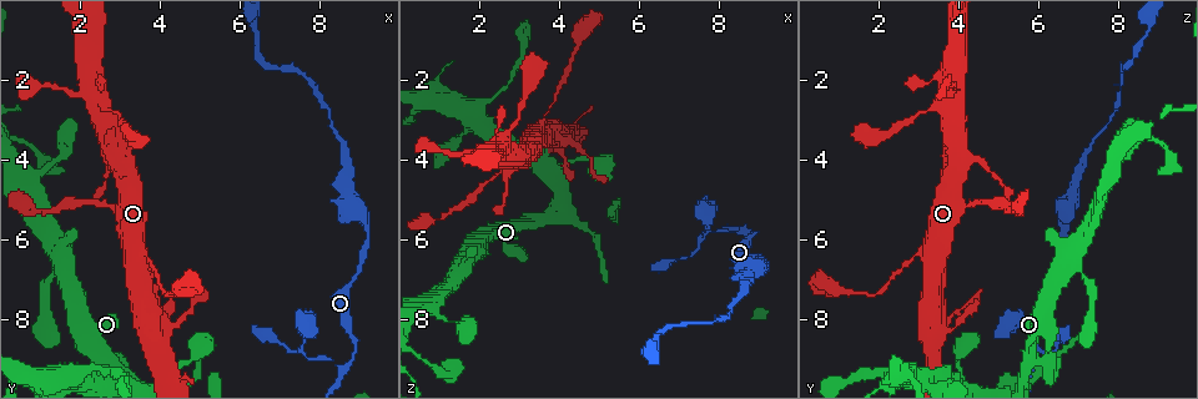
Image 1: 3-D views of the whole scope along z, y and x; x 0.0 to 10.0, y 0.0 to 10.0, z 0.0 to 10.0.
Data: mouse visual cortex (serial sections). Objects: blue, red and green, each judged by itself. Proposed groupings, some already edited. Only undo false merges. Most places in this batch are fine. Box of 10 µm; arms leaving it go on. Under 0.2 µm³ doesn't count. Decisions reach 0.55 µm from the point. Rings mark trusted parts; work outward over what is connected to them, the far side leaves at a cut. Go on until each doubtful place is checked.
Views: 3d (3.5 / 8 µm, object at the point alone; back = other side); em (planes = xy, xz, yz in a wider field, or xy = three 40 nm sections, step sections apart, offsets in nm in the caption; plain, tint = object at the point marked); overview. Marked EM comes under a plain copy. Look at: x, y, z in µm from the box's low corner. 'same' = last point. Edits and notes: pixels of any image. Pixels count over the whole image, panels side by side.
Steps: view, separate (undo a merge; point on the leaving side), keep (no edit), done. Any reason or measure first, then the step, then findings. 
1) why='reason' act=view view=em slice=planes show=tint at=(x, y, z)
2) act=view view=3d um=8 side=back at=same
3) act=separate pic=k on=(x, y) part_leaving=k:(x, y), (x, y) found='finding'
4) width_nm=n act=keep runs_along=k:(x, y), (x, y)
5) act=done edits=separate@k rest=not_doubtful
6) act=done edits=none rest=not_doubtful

why='three arms meet' act=view view=3d um=8 at=(8.65, 9.30, 5.75)

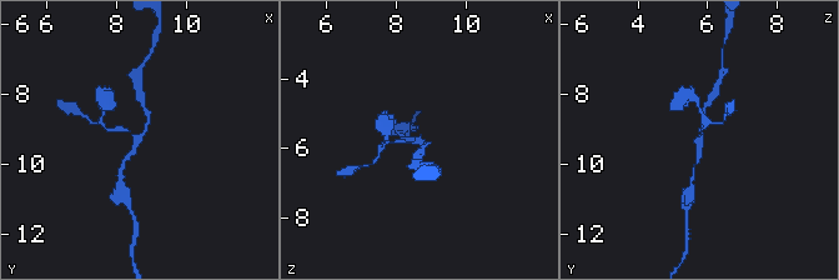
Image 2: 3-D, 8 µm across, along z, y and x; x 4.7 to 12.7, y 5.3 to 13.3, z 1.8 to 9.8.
arms=3 arm_widths_nm=150,150,150 why='now the EM' act=view view=em slice=xy step=3 show=tint at=same

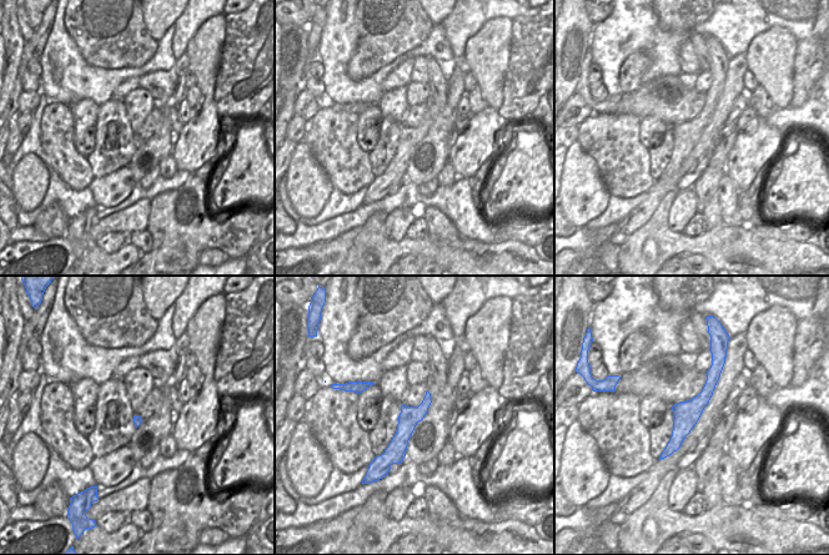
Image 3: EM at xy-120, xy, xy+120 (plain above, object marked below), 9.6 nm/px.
act=keep runs_along=3:(717, 368), (666, 453) found='continuous, no second cell'

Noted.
act=view view=em slice=xy step=5 show=tint at=(7.55, 8.90, 6.00)

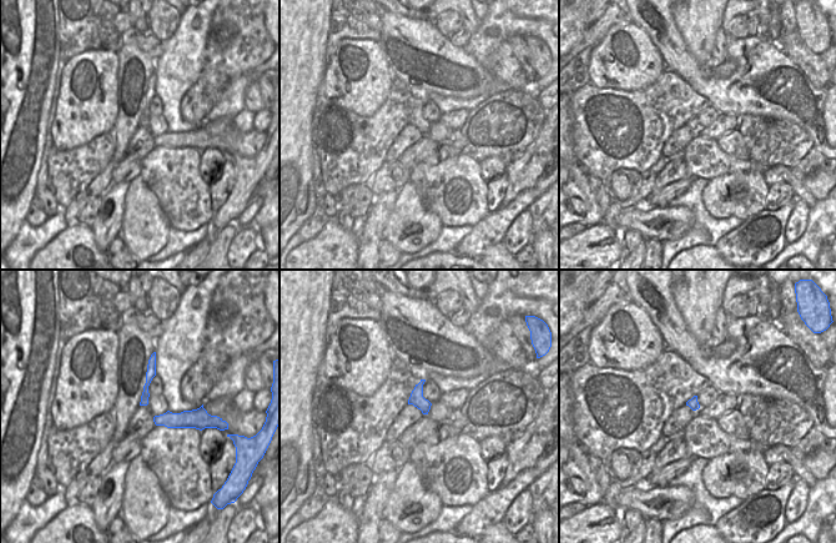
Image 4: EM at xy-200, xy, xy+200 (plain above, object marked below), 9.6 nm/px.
act=view view=3d um=3.5 at=same

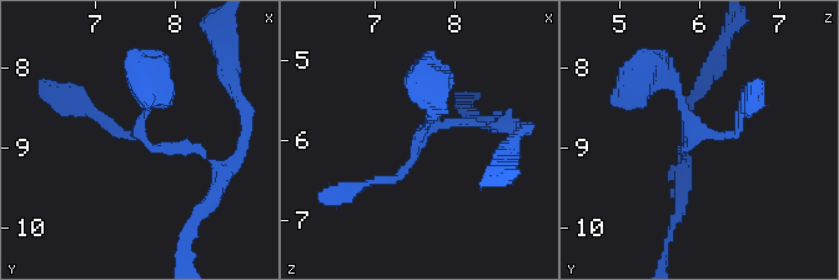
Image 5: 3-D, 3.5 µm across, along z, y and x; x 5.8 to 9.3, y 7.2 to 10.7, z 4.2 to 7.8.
act=keep found='all the same cell'

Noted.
why='three arms meet' act=view view=3d um=3.5 at=(3.50, 6.30, 3.25)

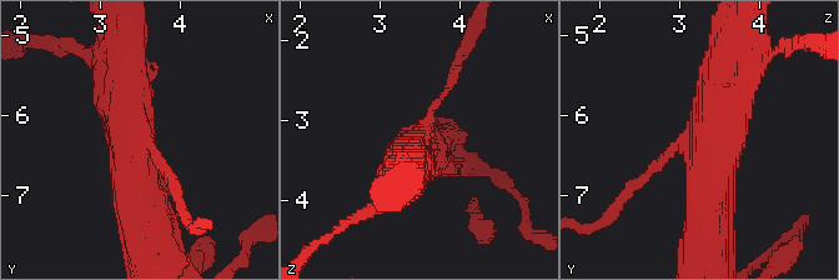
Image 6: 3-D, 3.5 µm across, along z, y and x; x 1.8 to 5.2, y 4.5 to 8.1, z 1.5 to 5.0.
arms=3 arm_widths_nm=100,500,600 why='now the EM' act=view view=em slice=xy step=1 show=tint at=(3.50, 6.35, 3.25)

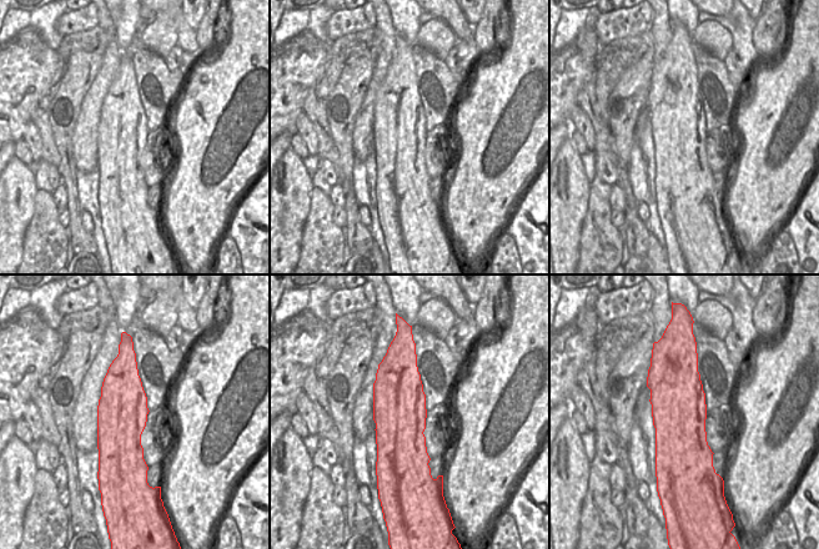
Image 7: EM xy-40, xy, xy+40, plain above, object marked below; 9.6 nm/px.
width_nm=500 act=keep runs_along=6:(728, 64), (706, 233) found='continuous, no second cell'

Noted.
act=done edits=none rest=not_doubtful

